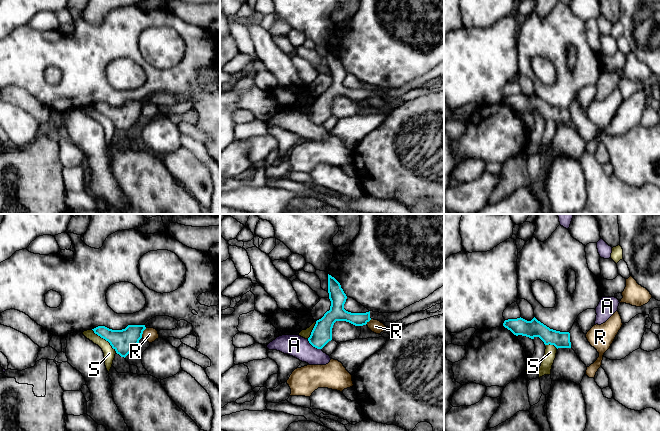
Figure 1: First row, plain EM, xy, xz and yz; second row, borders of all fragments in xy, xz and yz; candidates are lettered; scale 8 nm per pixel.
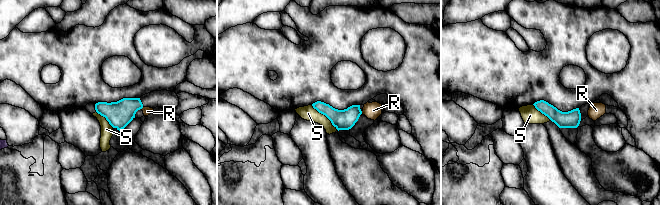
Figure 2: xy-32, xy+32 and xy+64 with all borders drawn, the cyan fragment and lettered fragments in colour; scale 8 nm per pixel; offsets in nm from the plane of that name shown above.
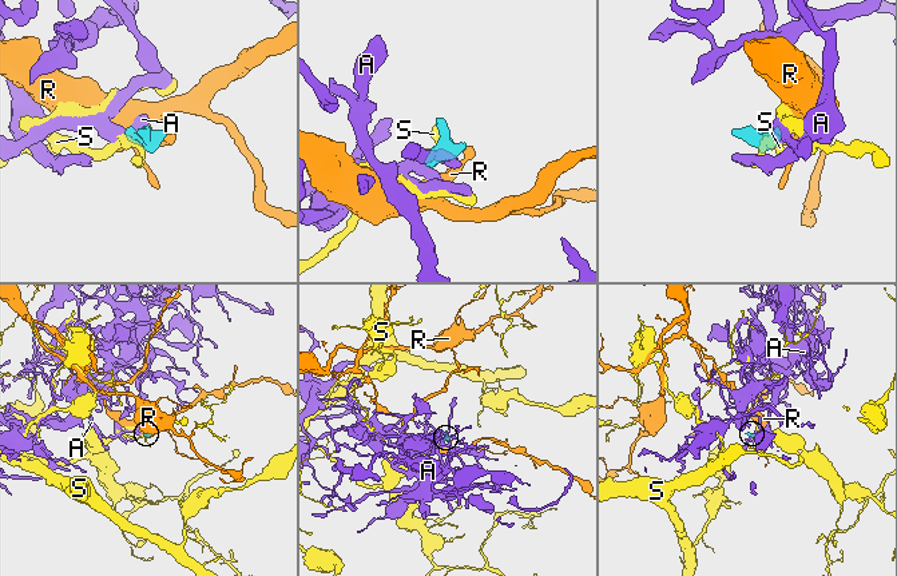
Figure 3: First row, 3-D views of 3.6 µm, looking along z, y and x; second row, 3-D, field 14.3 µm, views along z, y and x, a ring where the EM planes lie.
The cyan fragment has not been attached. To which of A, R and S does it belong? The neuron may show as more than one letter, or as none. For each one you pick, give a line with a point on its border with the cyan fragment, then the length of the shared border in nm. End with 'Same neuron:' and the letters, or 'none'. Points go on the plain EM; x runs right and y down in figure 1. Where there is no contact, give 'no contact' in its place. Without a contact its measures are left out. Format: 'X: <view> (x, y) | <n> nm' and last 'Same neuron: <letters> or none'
Same neuron: none

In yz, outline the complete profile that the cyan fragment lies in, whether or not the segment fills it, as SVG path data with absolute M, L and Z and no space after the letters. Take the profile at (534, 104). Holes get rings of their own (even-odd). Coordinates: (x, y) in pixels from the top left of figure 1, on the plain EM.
M535 93L531 97L523 94L505 96L503 102L514 111L522 111L534 115L539 113L545 121L554 121L558 124L571 124L570 109L550 105Z

